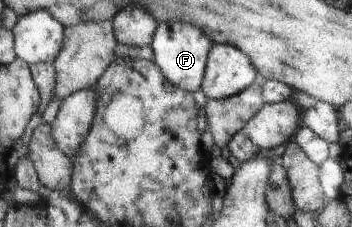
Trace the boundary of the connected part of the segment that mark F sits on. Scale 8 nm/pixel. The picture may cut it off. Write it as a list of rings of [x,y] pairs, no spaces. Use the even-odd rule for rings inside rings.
[[[162,22],[153,37],[153,61],[168,77],[169,82],[189,92],[197,92],[204,82],[207,72],[208,54],[211,52],[213,40],[199,30],[198,26],[187,22]]]

